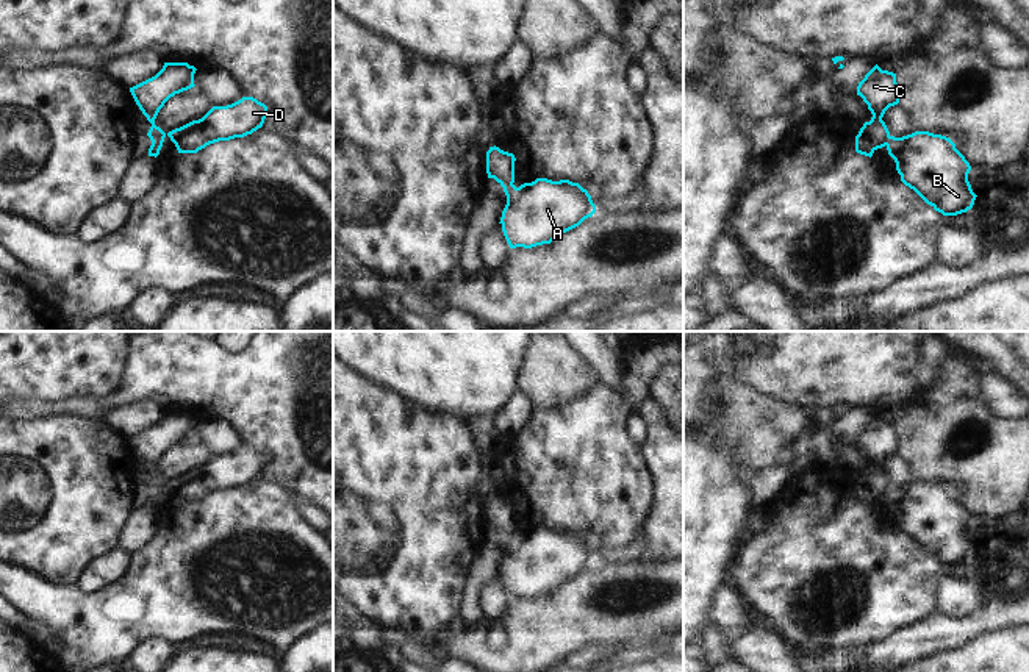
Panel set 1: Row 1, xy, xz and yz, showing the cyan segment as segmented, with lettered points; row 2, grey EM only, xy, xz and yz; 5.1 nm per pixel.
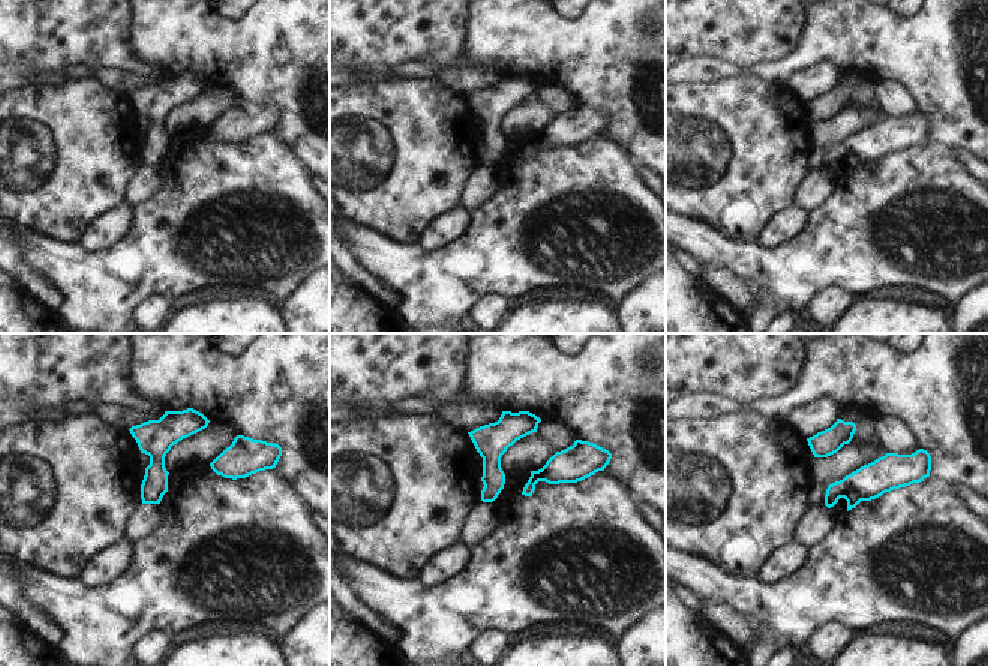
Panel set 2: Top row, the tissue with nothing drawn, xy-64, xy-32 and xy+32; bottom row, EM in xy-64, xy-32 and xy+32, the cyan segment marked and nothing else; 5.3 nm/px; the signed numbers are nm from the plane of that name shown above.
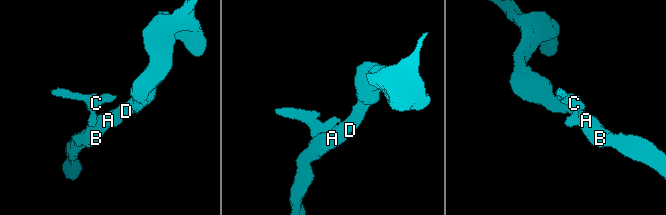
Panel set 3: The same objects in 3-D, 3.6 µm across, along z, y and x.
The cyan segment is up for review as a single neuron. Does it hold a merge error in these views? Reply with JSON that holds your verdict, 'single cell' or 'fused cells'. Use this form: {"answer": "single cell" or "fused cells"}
{"answer": "fused cells"}

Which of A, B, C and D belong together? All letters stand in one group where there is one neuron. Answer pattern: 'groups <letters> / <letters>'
groups A B D / C

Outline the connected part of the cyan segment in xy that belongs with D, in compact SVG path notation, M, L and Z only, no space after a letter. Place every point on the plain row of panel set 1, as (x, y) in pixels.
M253 447L213 456L202 469L167 483L178 503L197 503L210 494L244 488L263 477L267 456Z

